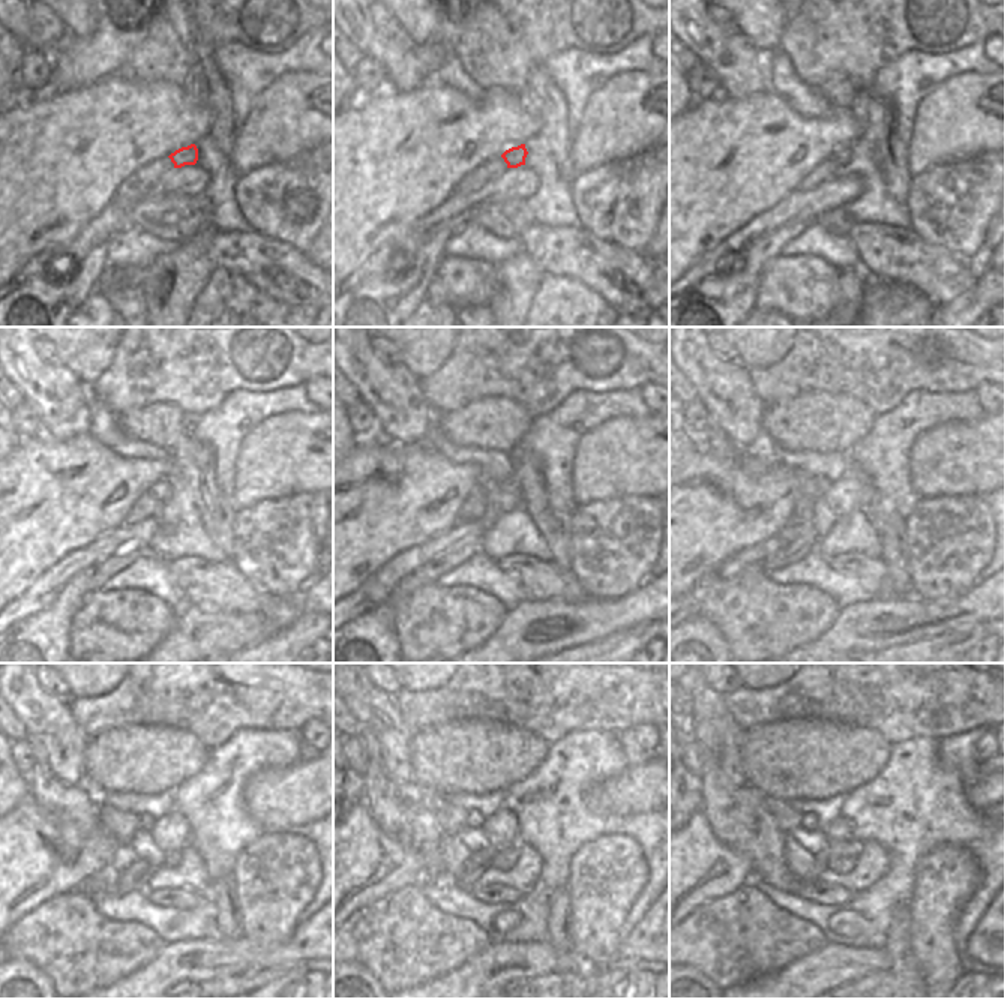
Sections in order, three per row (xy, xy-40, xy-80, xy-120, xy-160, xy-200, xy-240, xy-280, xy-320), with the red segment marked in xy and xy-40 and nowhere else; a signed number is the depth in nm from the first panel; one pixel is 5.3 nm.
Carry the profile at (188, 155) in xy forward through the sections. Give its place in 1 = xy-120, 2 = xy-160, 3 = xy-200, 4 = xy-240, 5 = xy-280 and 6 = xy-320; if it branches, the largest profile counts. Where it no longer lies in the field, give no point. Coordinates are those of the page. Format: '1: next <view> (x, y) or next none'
1: next xy-120 (161, 491)
2: next xy-160 (486, 485)
3: next xy-200 (823, 483)
4: next xy-240 (144, 819)
5: next xy-280 (473, 819)
6: next xy-320 (808, 819)

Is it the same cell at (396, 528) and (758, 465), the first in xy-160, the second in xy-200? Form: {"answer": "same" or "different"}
{"answer": "same"}

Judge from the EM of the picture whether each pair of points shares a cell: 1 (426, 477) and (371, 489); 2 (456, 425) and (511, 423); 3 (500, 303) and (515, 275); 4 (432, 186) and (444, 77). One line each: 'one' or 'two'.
1: one
2: one
3: one
4: two

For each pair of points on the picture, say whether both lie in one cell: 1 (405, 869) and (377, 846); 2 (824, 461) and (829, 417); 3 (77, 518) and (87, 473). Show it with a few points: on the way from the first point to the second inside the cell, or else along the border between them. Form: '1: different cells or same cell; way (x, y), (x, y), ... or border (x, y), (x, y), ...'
1: same cell; way (398, 864), (384, 851)
2: different cells; border (791, 450), (848, 453)
3: same cell; way (77, 507), (80, 483)

